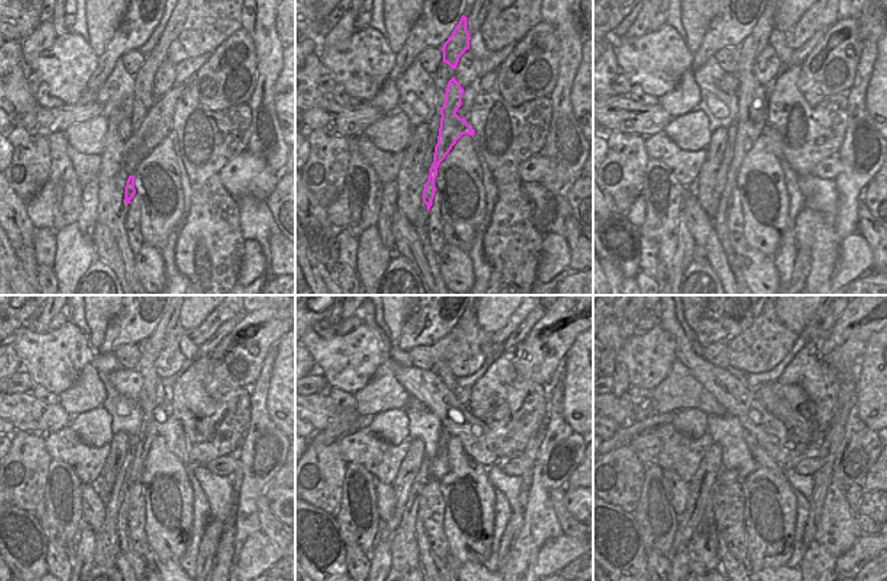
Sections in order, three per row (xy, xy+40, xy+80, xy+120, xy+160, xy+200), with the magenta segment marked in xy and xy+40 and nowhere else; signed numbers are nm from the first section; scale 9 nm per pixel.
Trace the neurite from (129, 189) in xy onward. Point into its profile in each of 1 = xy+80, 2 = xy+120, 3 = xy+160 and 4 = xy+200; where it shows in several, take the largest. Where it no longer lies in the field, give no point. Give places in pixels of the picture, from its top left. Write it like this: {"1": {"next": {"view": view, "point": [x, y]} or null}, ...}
{"1": {"next": {"view": "xy+80", "point": [753, 107]}}, "2": {"next": {"view": "xy+120", "point": [154, 395]}}, "3": {"next": {"view": "xy+160", "point": [431, 564]}}, "4": {"next": {"view": "xy+200", "point": [730, 565]}}}

